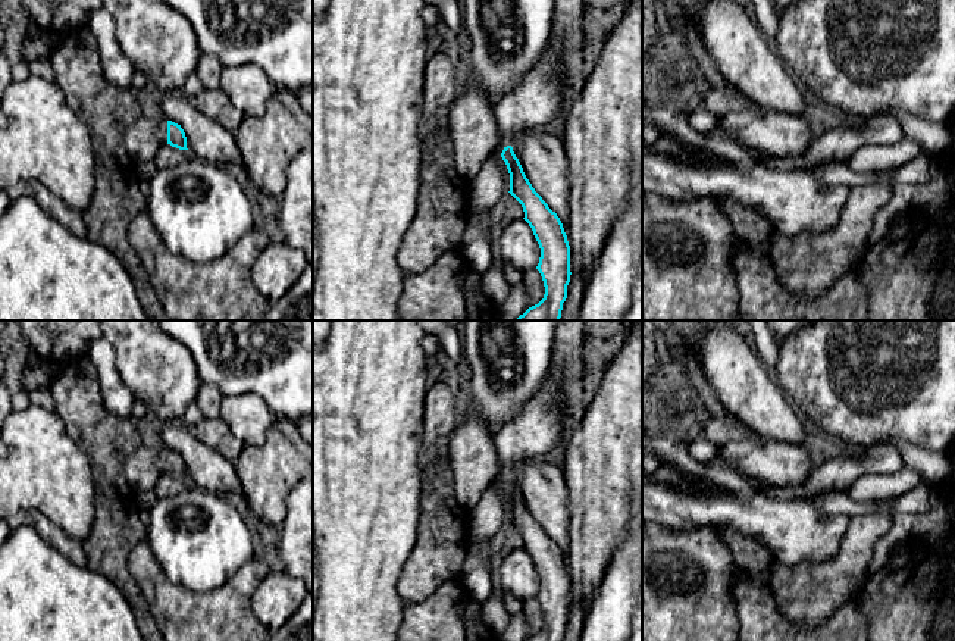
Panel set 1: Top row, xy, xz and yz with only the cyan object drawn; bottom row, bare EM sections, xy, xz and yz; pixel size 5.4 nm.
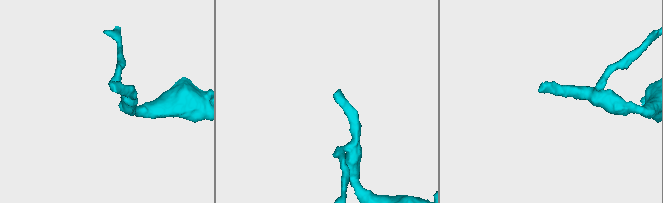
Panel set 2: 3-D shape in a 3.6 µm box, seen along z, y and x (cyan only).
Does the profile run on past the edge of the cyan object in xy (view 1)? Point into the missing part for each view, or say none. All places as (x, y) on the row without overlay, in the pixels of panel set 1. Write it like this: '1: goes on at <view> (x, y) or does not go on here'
1: goes on at xy (149, 462)

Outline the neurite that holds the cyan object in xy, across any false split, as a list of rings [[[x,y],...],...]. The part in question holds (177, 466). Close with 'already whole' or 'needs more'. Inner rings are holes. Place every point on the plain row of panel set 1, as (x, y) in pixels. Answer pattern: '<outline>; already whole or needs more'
[[[148,440],[123,465],[126,481],[137,494],[153,490],[159,478],[166,472],[179,479],[188,479],[181,454]]]; needs more

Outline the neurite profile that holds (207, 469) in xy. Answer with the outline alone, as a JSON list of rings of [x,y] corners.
[[[181,419],[153,425],[153,441],[184,459],[191,485],[216,494],[242,493],[235,463],[203,444]]]

